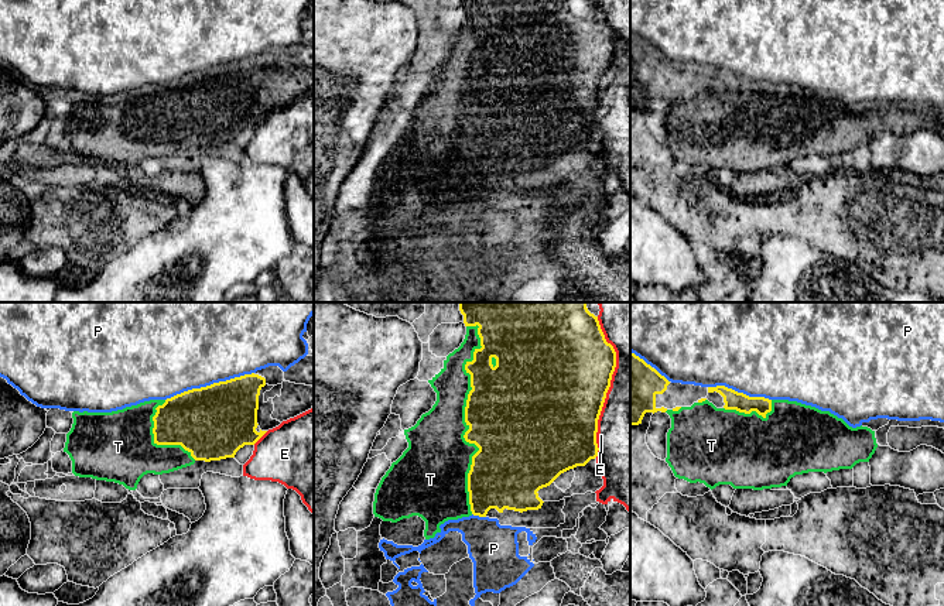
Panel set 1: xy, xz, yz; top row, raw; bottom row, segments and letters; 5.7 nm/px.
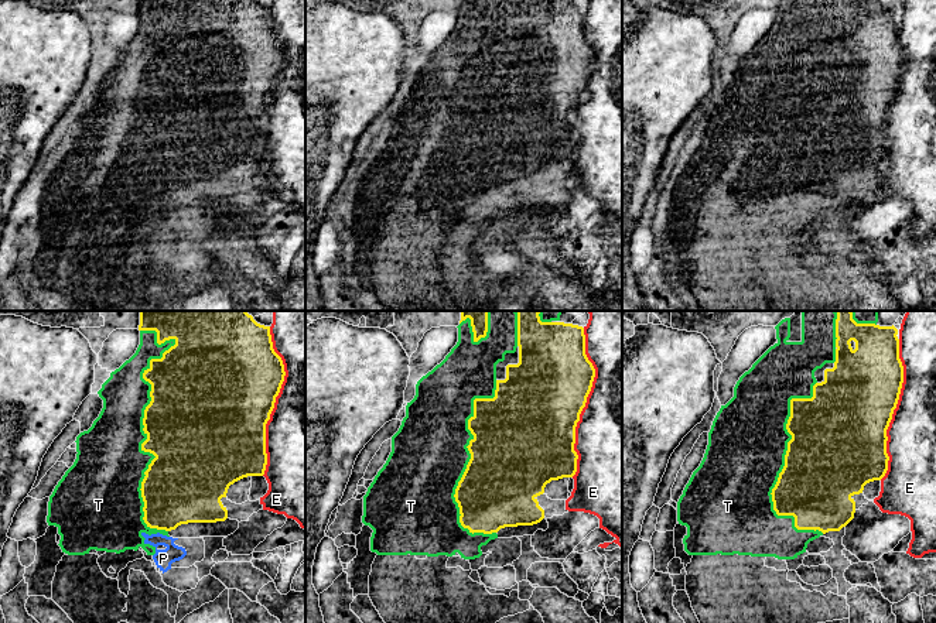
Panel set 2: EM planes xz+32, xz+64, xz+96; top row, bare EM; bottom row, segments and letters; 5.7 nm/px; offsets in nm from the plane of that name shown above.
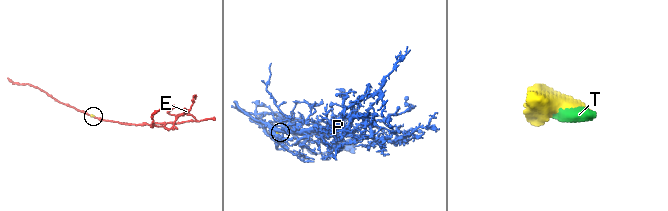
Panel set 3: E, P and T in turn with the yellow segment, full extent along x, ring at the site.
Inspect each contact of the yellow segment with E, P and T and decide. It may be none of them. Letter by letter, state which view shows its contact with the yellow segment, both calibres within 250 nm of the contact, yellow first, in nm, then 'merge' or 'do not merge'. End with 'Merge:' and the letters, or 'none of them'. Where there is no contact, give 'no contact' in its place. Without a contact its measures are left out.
E: xz | 500/360 nm | do not merge
P: xy | 420/420 nm | do not merge
T: xz | 480/340 nm | merge
Merge: T

